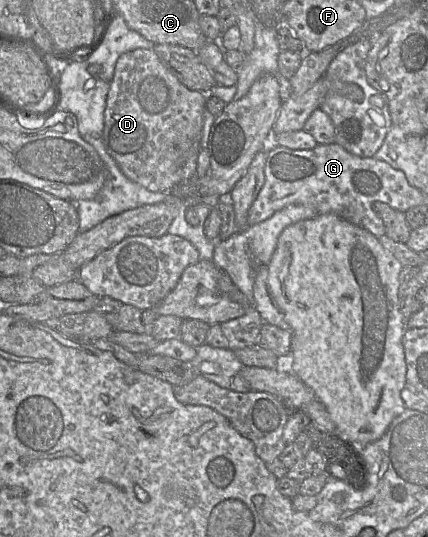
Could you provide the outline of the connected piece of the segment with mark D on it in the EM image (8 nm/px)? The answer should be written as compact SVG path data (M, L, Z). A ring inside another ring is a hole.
M134 49L122 54L115 66L113 79L110 82L109 91L106 98L104 110L103 143L109 155L115 160L122 173L131 181L140 184L149 191L169 192L171 188L196 175L197 158L200 151L200 140L204 122L204 112L206 110L206 97L203 92L190 90L183 85L178 78L173 75L160 61L155 51L152 49Z

